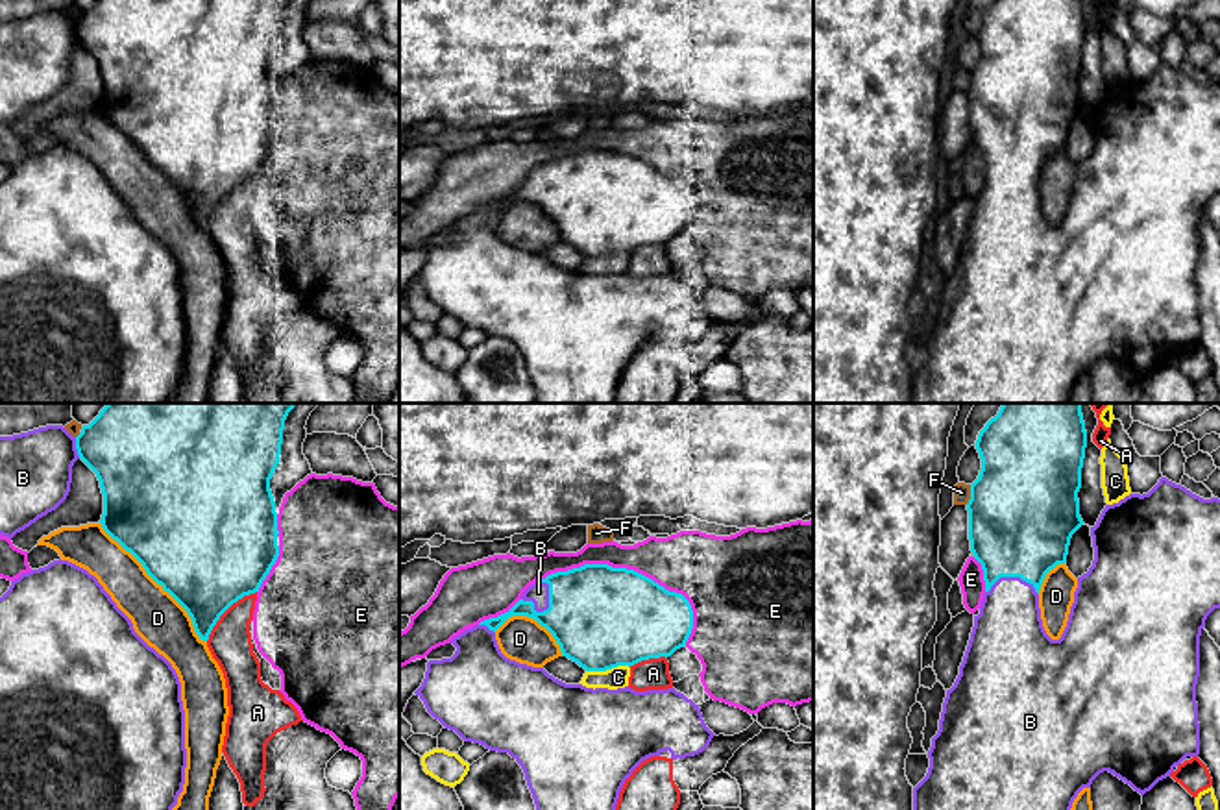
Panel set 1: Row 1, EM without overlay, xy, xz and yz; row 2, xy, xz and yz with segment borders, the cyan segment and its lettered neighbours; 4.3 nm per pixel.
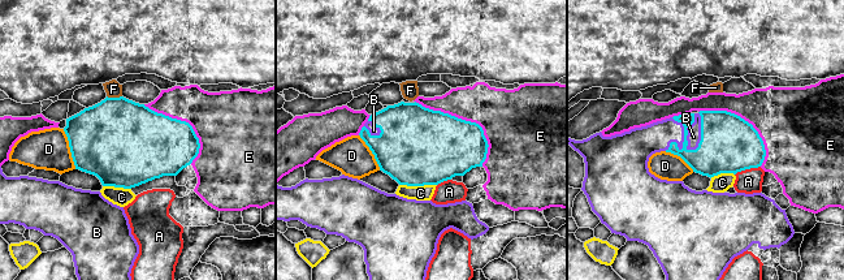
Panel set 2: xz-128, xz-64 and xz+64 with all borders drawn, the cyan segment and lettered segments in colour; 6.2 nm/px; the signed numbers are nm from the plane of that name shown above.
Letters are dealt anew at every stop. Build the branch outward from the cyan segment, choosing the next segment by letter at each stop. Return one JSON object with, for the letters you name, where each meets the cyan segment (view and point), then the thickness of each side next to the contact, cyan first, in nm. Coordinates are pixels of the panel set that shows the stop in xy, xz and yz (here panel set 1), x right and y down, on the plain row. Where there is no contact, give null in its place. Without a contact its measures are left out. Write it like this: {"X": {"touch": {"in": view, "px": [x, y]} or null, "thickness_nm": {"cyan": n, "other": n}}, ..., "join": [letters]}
{"B": {"touch": {"in": "xz", "px": [544, 196]}, "thickness_nm": {"cyan": 440, "other": 90}}, "join": ["B"]}

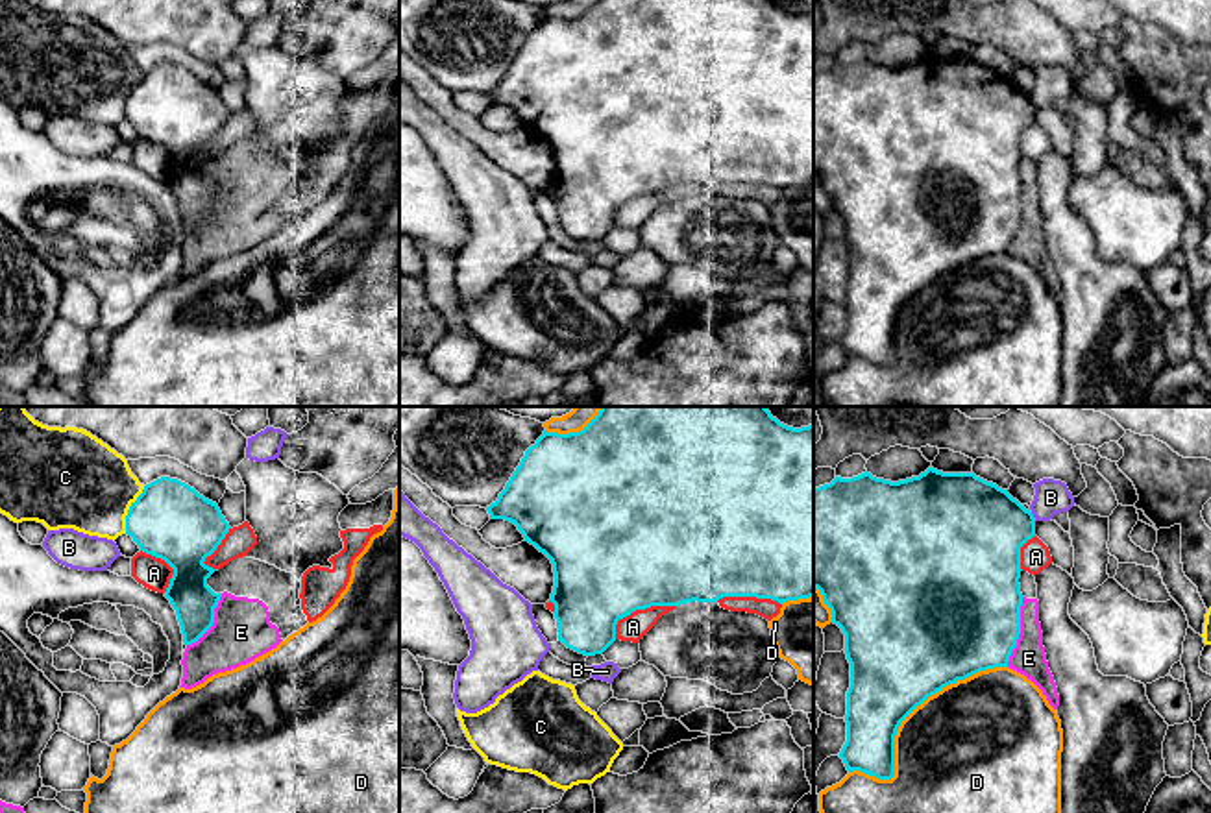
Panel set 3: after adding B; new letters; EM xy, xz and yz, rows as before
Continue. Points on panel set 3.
{"join": []}

